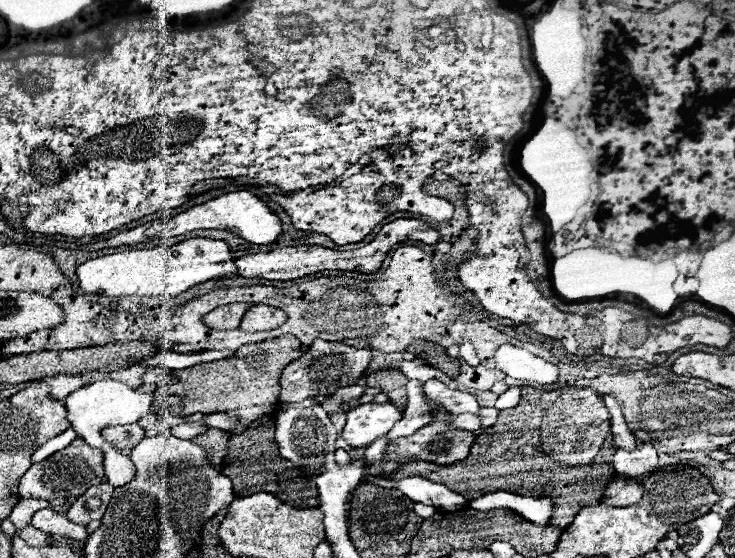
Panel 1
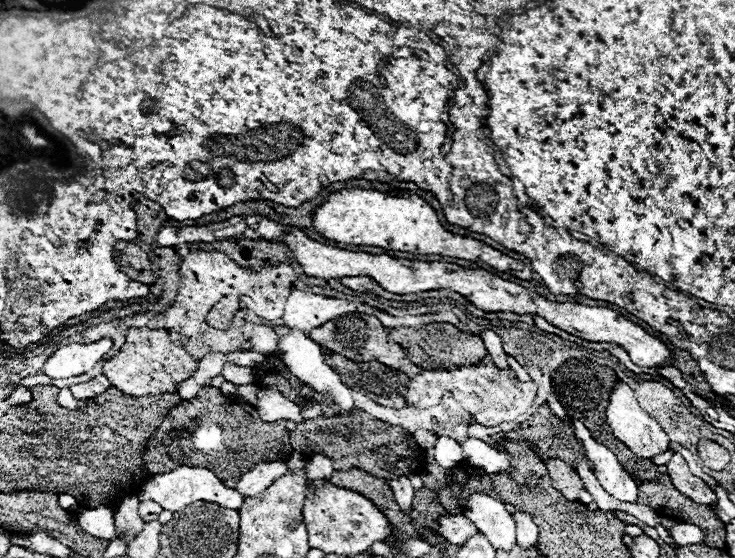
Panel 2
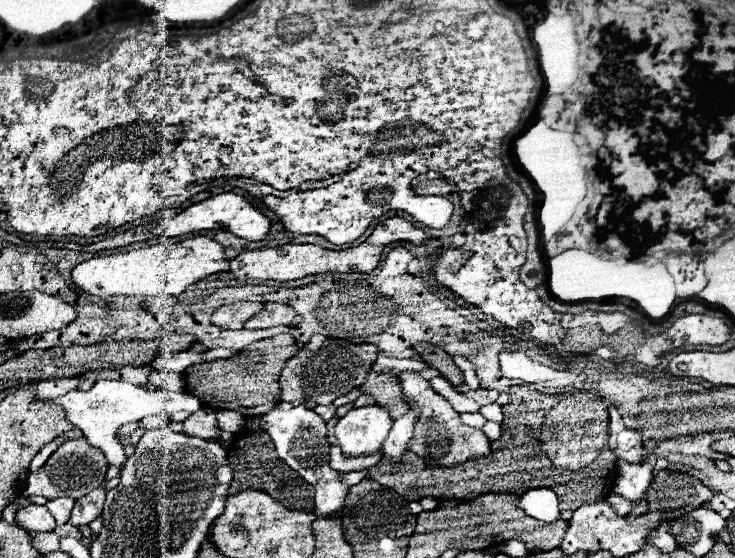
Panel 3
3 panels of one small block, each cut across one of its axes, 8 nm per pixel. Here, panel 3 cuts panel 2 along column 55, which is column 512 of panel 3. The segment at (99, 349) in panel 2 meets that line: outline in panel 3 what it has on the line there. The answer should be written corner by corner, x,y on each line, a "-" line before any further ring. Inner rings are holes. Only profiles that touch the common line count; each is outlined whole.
502,352
500,366
502,366
502,374
506,378
518,378
518,380
524,380
530,384
540,384
544,388
566,388
576,382
582,382
580,376
574,376
564,370
548,368
540,362
530,360
522,352

